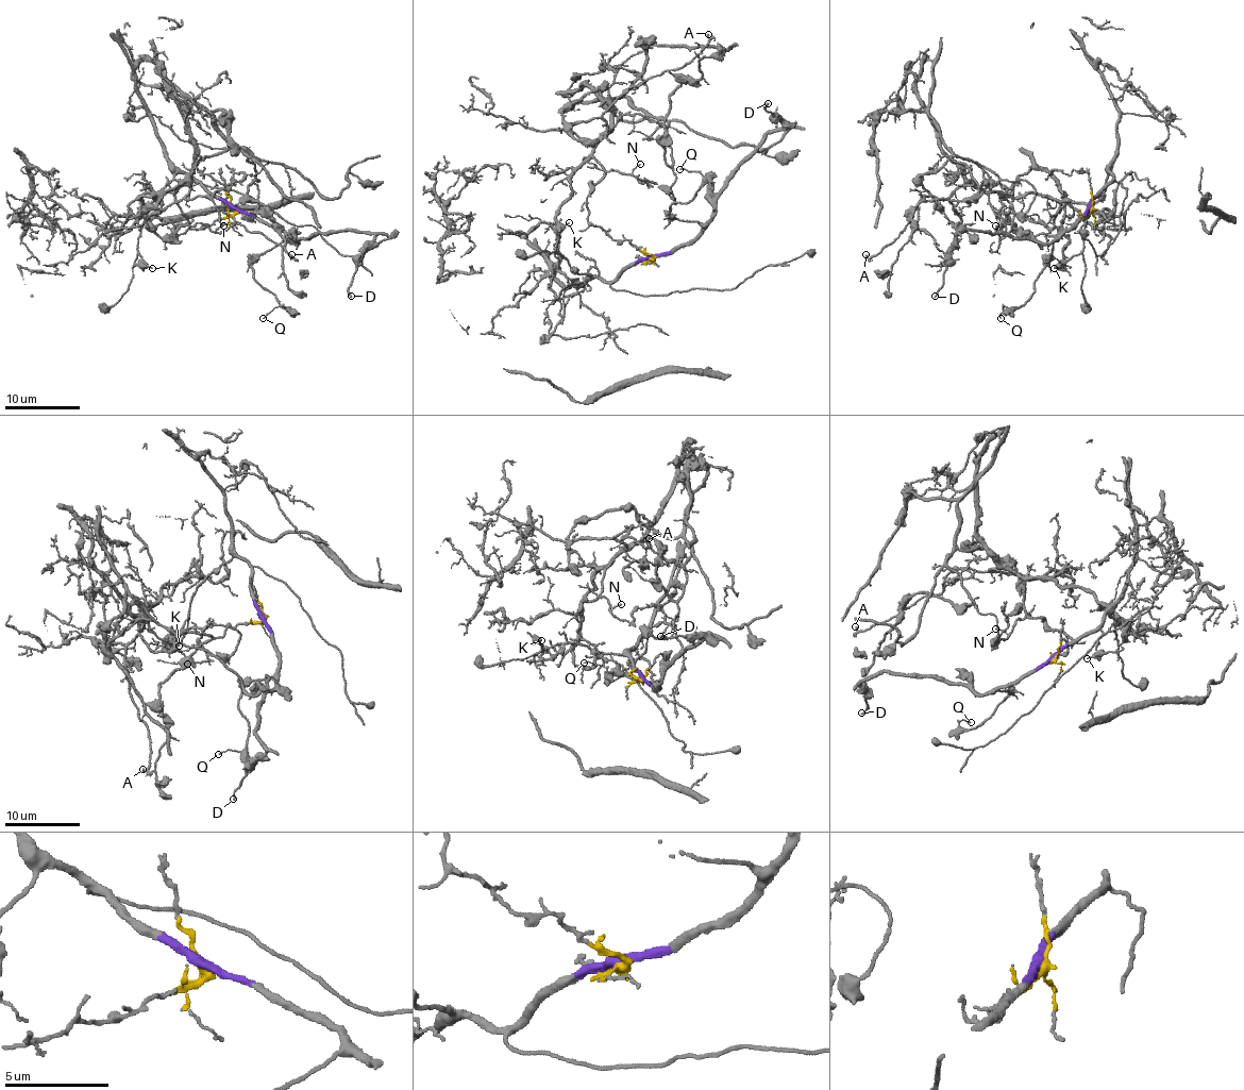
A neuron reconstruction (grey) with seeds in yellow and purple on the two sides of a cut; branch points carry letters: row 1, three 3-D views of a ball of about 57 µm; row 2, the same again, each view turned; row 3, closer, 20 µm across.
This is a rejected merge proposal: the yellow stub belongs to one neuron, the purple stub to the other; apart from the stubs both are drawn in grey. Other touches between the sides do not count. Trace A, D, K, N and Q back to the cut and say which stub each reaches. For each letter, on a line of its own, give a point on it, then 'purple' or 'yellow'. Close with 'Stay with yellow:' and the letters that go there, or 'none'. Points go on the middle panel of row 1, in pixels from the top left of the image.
A: (708, 34) | yellow
D: (768, 103) | purple
K: (569, 222) | purple
N: (640, 164) | yellow
Q: (679, 169) | purple
Stay with yellow: A, N

